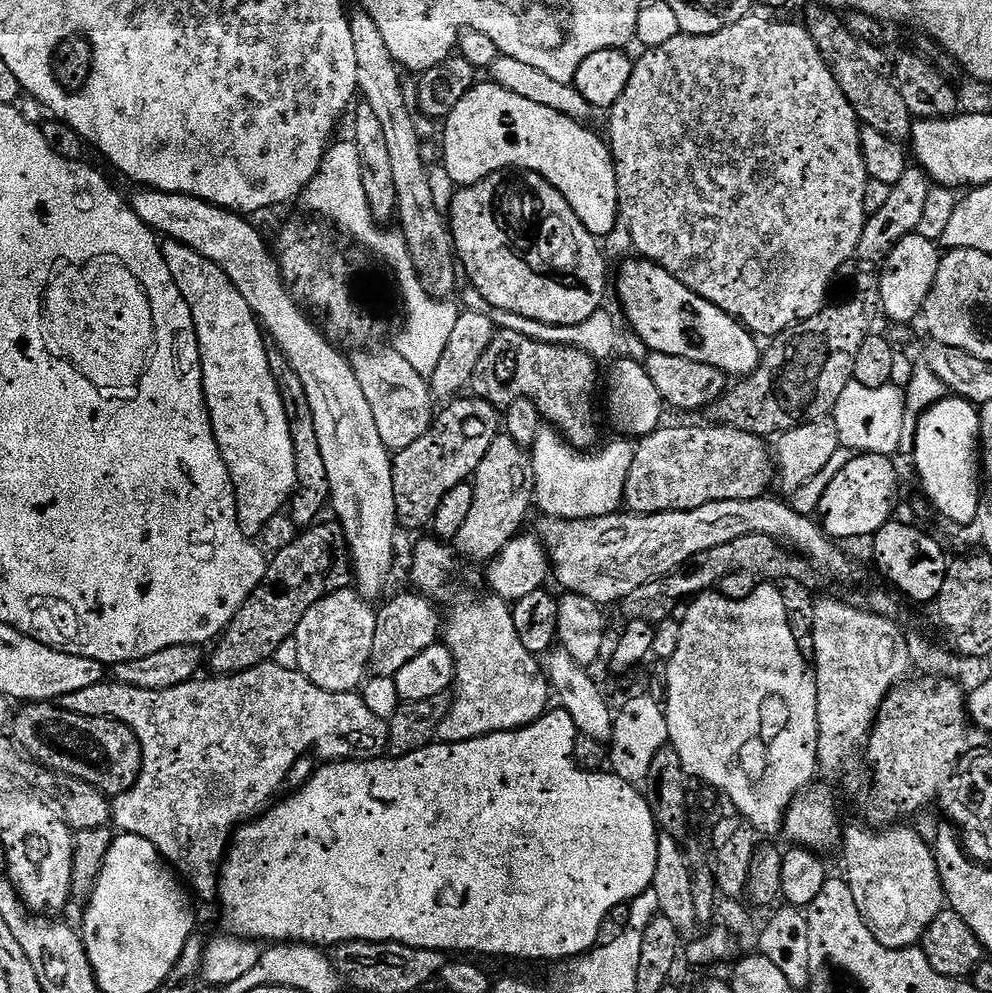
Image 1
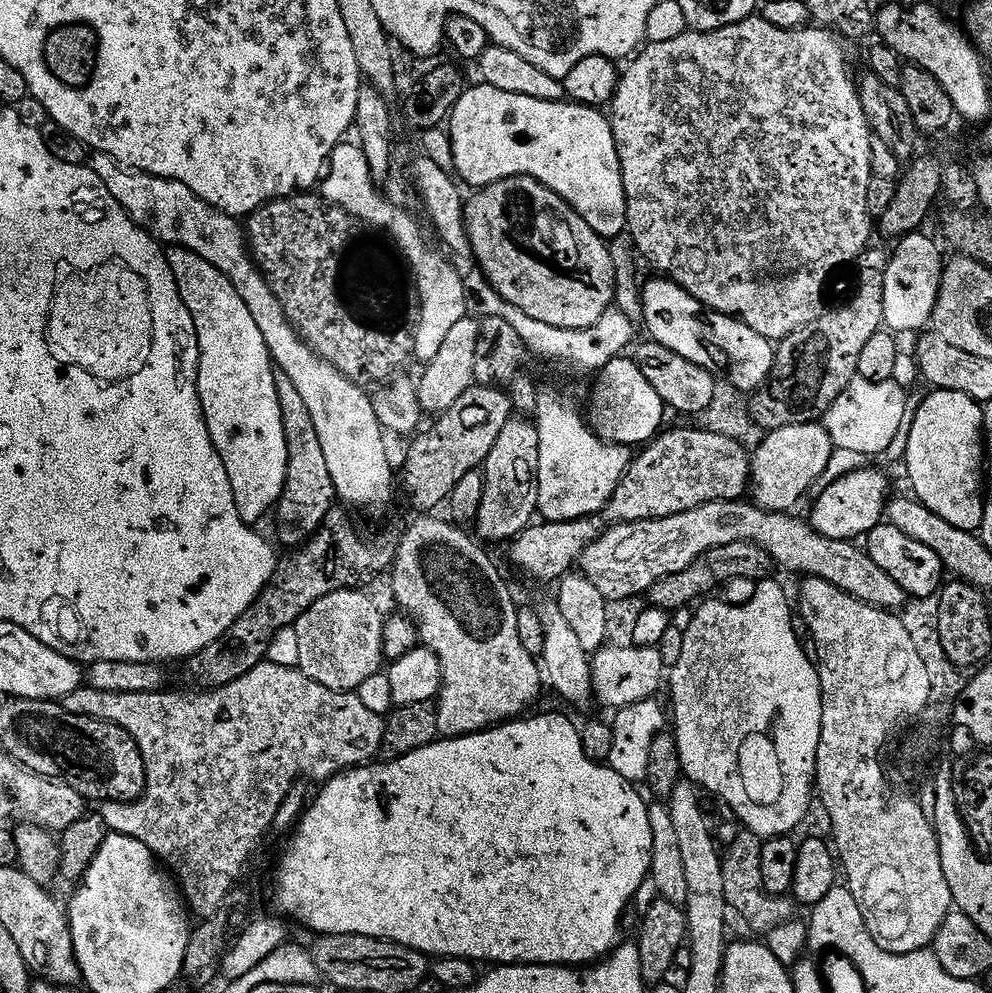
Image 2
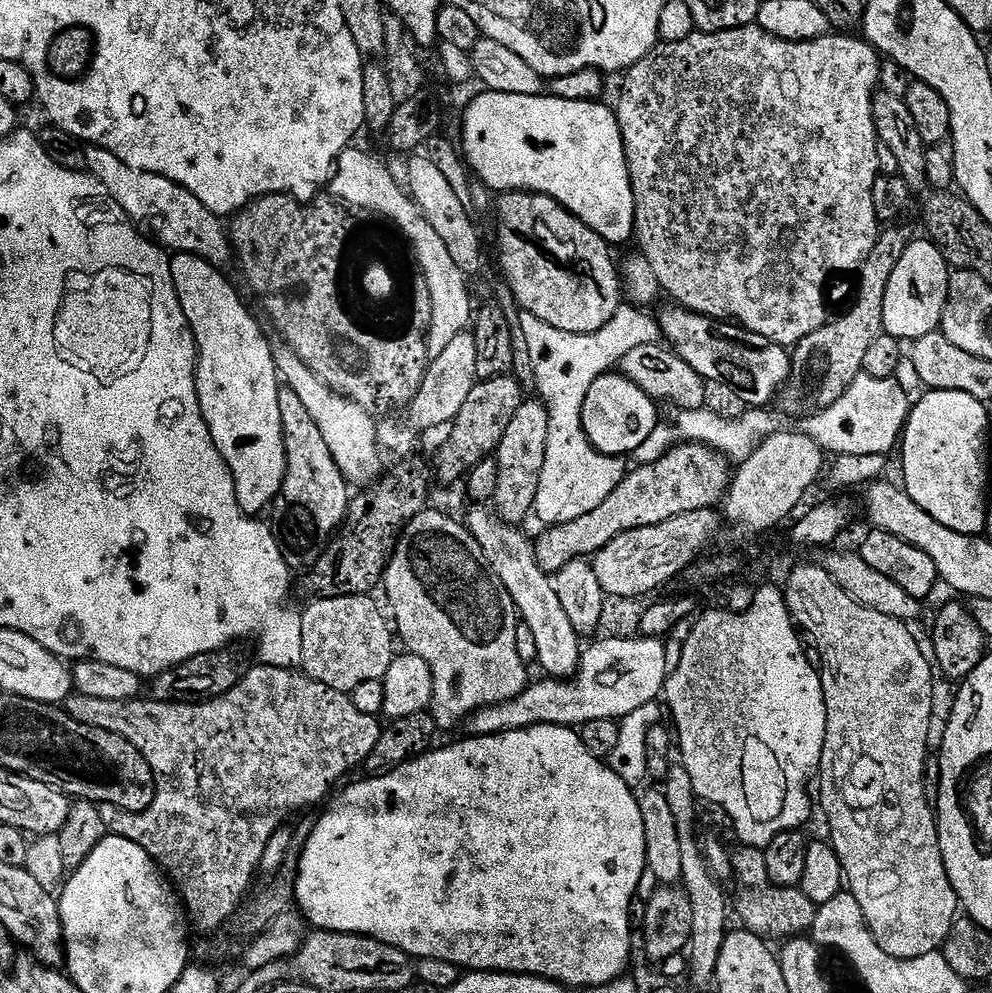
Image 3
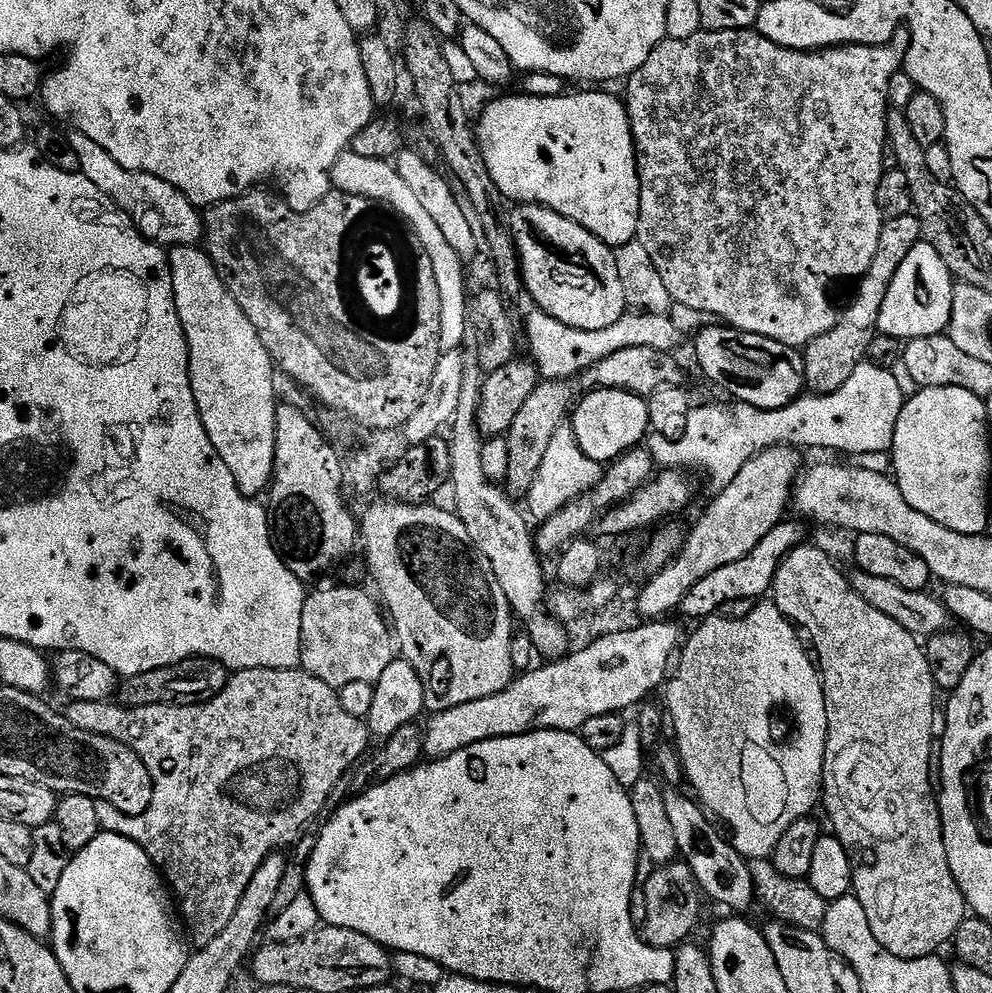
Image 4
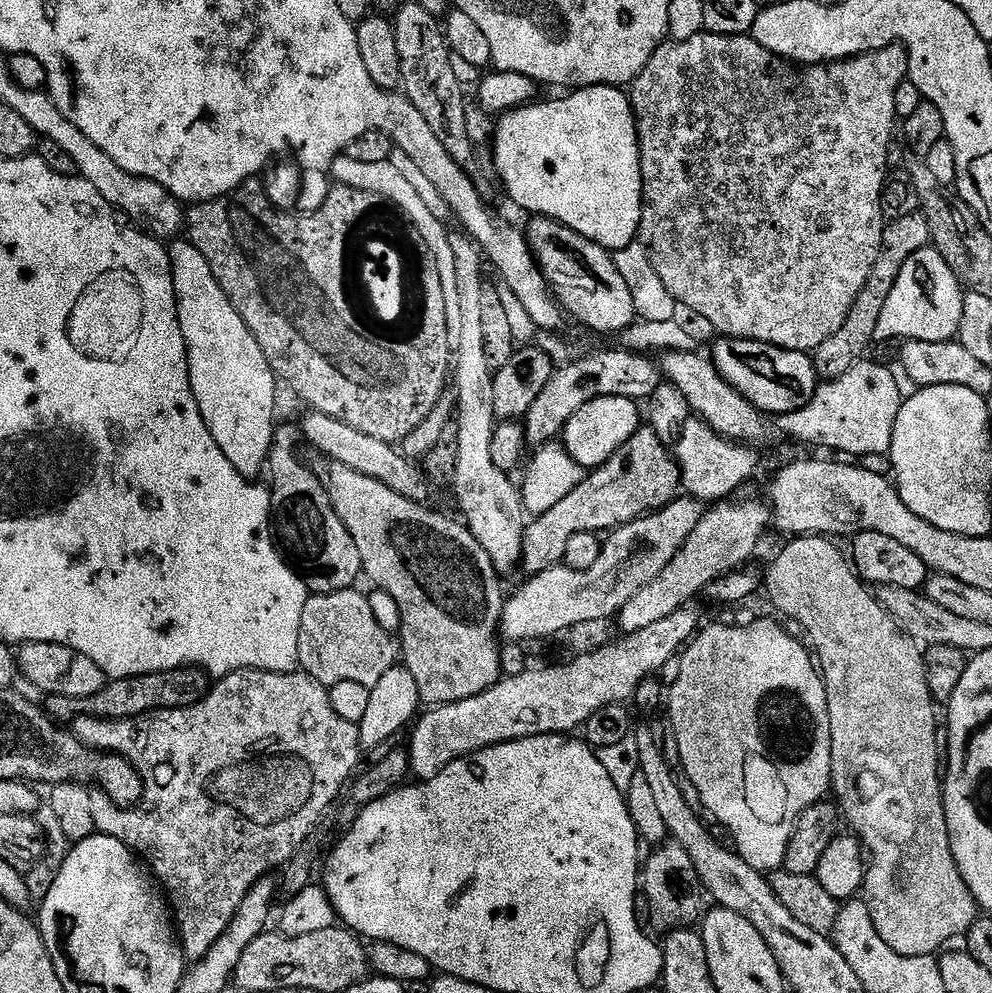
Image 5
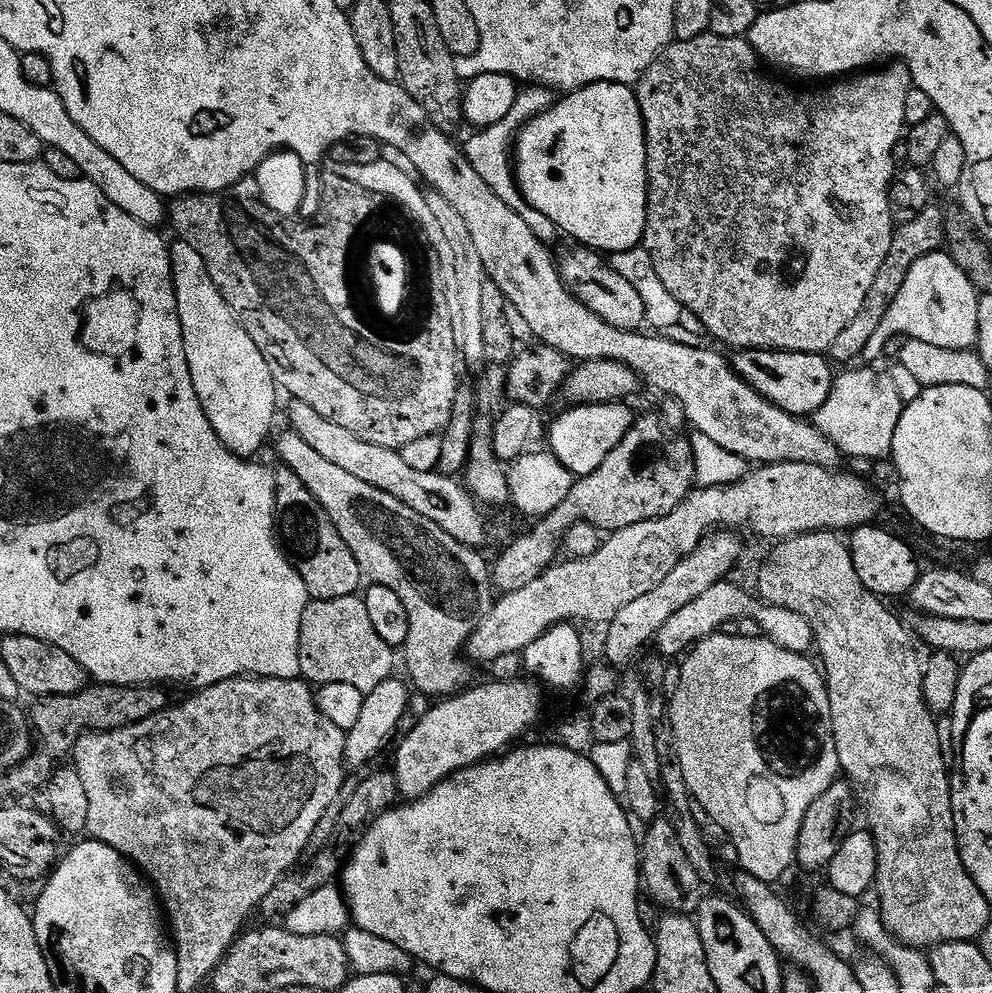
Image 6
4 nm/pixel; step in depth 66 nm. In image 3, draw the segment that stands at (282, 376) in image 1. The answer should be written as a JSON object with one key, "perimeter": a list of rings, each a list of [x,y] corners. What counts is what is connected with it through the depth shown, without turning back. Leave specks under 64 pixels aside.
{"perimeter":[[[281,387],[278,394],[278,411],[282,413],[282,438],[284,439],[284,457],[286,458],[286,474],[280,492],[270,505],[271,523],[274,525],[276,540],[284,549],[284,560],[293,570],[307,569],[315,564],[317,553],[340,531],[344,517],[348,515],[350,485],[338,470],[338,464],[330,454],[330,448],[322,439],[322,430],[318,430],[318,422],[310,418],[306,405],[298,399],[291,388]]]}

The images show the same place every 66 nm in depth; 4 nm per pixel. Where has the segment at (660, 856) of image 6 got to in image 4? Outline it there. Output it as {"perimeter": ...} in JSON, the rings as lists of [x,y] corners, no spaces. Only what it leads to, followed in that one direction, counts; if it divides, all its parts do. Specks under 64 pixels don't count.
{"perimeter":[[[673,862],[653,867],[648,880],[642,887],[647,899],[647,919],[642,929],[644,940],[651,948],[680,947],[689,939],[700,920],[702,893],[696,885],[694,874],[685,862]]]}

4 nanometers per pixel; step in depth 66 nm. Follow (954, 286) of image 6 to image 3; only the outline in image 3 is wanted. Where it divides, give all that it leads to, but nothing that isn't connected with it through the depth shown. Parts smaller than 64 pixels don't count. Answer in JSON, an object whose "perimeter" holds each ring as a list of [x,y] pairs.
{"perimeter":[[[927,238],[913,239],[902,250],[898,262],[888,279],[886,286],[886,302],[884,303],[884,332],[892,335],[896,340],[911,342],[922,338],[926,334],[937,331],[940,326],[942,310],[948,297],[948,277],[950,265],[944,260],[944,255],[938,250],[938,246]]]}

